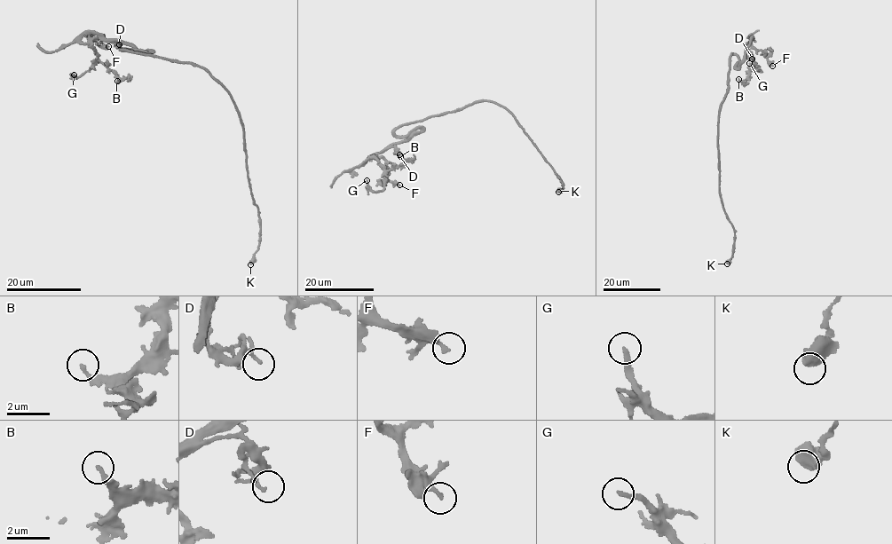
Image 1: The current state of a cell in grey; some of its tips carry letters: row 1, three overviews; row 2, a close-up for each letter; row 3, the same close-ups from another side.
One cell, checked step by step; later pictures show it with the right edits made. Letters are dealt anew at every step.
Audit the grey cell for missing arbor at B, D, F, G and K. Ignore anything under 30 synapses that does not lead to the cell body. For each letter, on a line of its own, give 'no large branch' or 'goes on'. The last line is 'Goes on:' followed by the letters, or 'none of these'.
B: no large branch
D: no large branch
F: goes on
G: goes on
K: no large branch
Goes on: F, G

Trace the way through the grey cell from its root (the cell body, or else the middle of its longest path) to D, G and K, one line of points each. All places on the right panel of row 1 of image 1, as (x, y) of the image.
D: (726, 95), (730, 56), (735, 54), (740, 61), (745, 50), (745, 55), (752, 59)
G: (726, 95), (730, 57), (734, 54), (739, 61), (742, 60), (751, 38), (746, 48), (761, 71), (749, 63)
K: (726, 95), (719, 113), (717, 141), (719, 193), (726, 217), (735, 232), (732, 256), (727, 264)

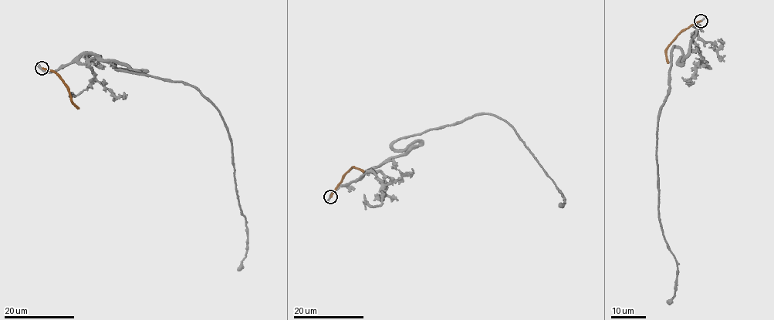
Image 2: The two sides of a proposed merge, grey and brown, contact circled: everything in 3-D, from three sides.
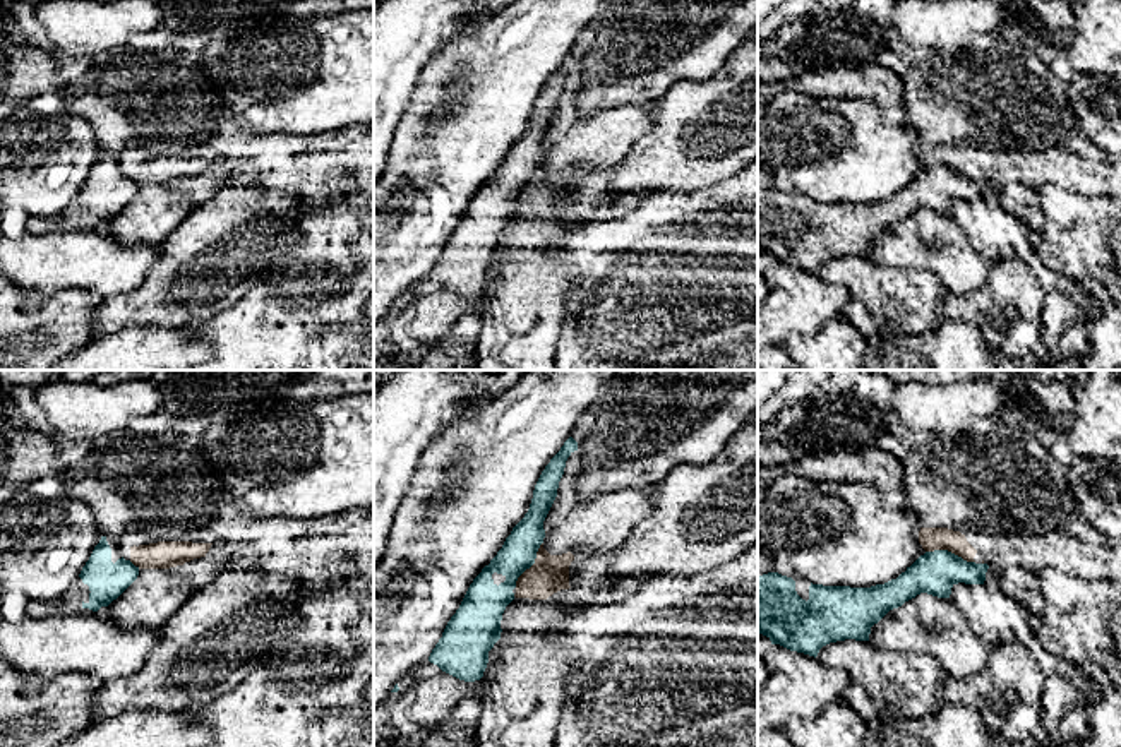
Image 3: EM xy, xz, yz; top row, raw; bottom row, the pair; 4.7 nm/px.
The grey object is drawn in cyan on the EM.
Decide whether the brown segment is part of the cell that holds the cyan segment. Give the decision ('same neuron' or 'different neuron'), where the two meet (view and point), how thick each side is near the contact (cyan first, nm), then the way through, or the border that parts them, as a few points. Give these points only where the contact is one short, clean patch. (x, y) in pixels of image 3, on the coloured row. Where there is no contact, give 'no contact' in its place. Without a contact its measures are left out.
different neuron; contact yz (950, 552); calibres 200 and 110 nm

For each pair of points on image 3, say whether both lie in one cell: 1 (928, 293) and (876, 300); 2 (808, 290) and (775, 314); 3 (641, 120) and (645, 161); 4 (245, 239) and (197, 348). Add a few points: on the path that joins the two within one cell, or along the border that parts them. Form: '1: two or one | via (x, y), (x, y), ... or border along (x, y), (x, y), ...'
1: one | via (916, 295), (909, 300), (888, 300)
2: one | via (799, 298), (784, 314)
3: two | border along (657, 101), (652, 112), (652, 125), (617, 163)
4: two | border along (156, 326), (192, 328), (196, 331)

